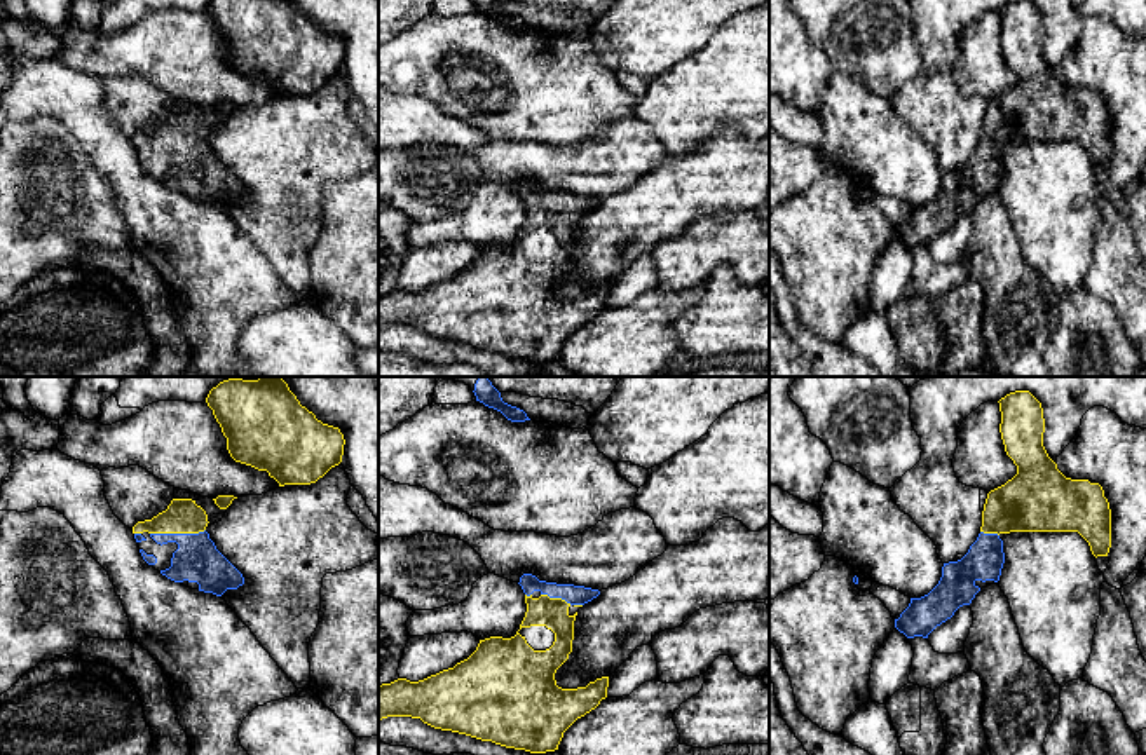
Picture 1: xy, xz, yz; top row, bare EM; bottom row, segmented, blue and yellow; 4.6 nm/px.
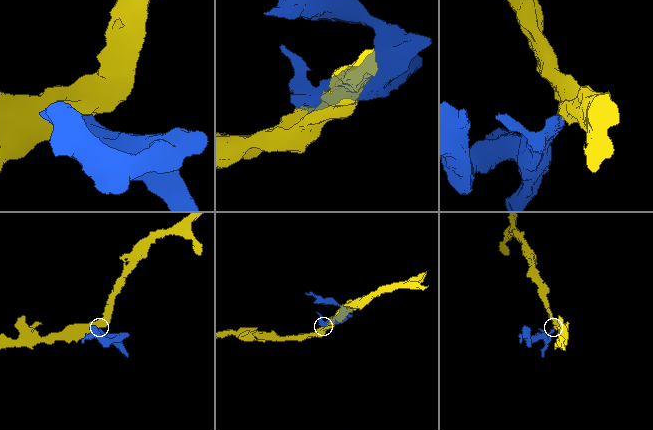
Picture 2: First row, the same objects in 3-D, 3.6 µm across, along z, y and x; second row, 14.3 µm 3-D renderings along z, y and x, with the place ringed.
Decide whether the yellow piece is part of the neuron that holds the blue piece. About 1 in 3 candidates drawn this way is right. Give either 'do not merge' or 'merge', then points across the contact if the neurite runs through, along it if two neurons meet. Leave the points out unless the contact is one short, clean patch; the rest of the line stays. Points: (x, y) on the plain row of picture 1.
merge

